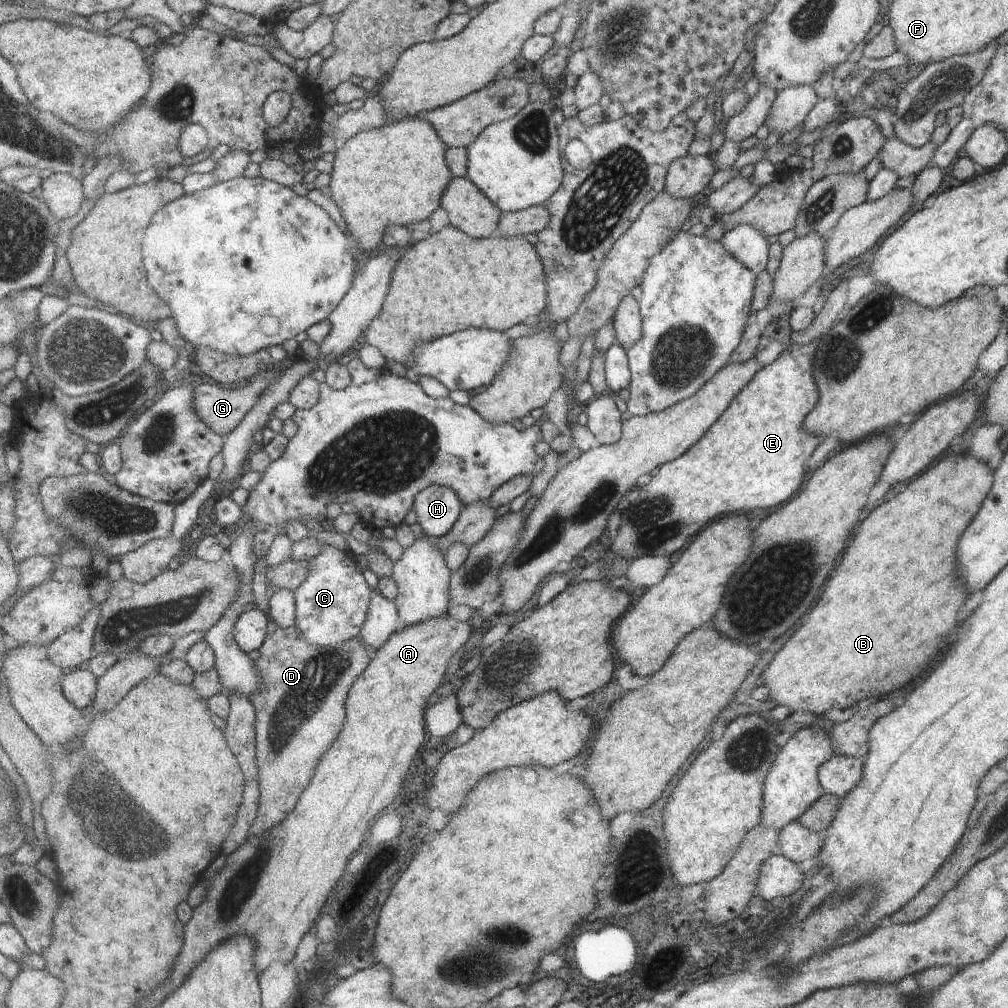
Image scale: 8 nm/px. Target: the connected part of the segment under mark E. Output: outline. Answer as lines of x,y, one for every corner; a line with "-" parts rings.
821,338
809,344
789,343
771,364
759,369
751,378
751,382
735,394
730,406
693,448
681,458
660,466
651,482
639,487
637,498
620,509
619,536
612,542
605,541
606,546
617,555
632,561
642,556
668,557
679,552
687,544
687,540
696,538
699,526
715,514
755,514
762,508
791,499
807,476
805,462
809,460
820,441
815,434
807,434
801,428
803,418
815,408
819,398
815,382
811,378
811,360
815,356
819,340

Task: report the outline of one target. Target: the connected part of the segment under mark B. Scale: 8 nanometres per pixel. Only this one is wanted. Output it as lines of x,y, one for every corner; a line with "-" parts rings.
953,454
953,456
947,456
945,460
937,462
935,466
927,468
923,474
919,474
911,484
907,484
905,490
897,492
891,500
883,502
881,506
873,509
873,512
869,512
863,520
859,520
859,526
857,526
857,532
853,534
853,538
849,540
847,548
843,550
843,556
841,560
837,562
837,566
833,568
833,572
829,574
829,578
825,580
823,584
823,590
821,590
821,596
817,600
817,604
809,610
807,614
807,622
803,622
795,632
793,636
785,642
785,646
775,654
773,662
763,670
761,674
761,682
763,686
767,688
767,698
771,702
775,702
776,706
785,706
789,708
789,712
797,712
797,710
805,710
805,712
811,712
811,714
823,714
833,708
839,708
839,710
853,707
854,705
861,705
872,699
885,696
897,688
901,688
906,683
915,683
921,679
921,674
927,672
923,670
925,664
929,662
929,658
937,652
937,646
943,642
945,634
955,626
955,614
957,614
959,608
965,604
970,593
963,588
963,584
957,580
959,576
953,578
955,572
955,566
953,566
953,560
955,560
955,540
959,538
959,534
963,532
963,528
969,524
969,520
975,516
975,513
981,506
981,500
983,496
989,492
989,486
993,484
993,469
989,466
985,466
985,462
977,460
977,458
965,458
961,454

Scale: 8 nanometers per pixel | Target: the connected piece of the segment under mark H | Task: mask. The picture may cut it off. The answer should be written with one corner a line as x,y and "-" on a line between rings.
433,485
415,496
417,522
425,534
436,539
451,532
463,509
459,493
446,486

